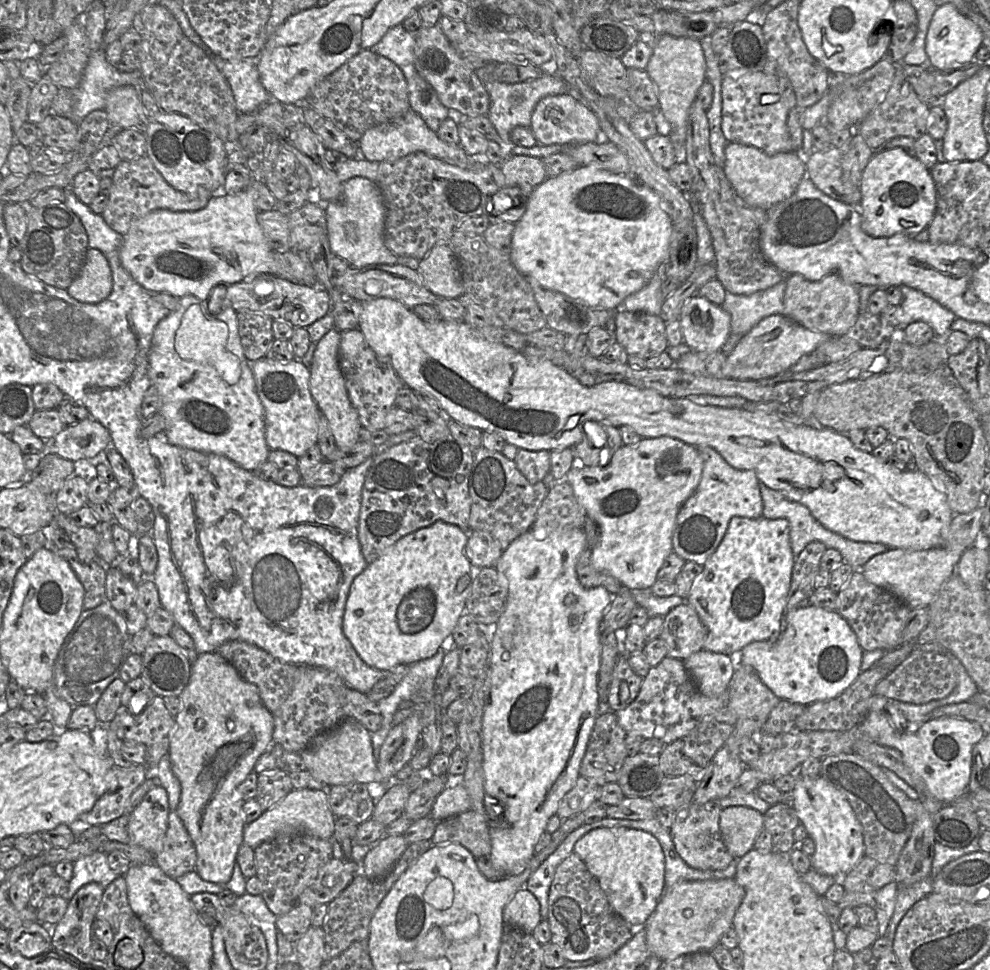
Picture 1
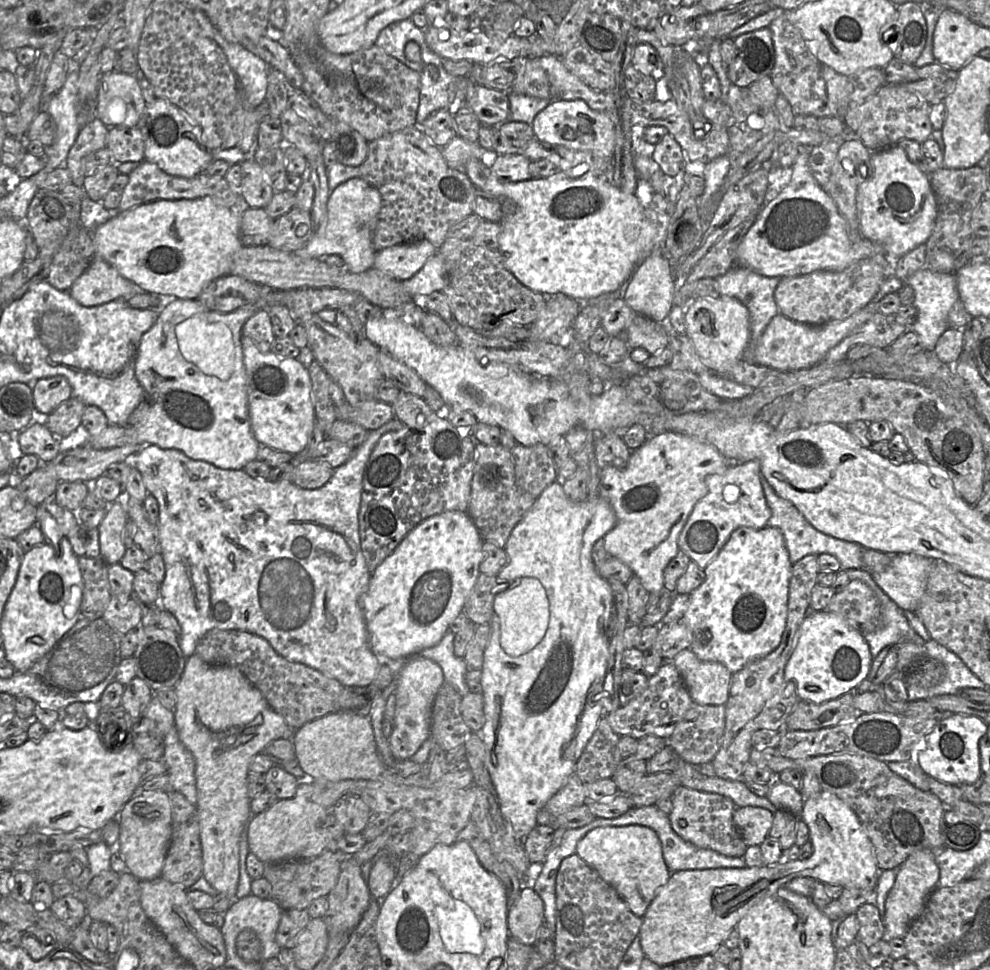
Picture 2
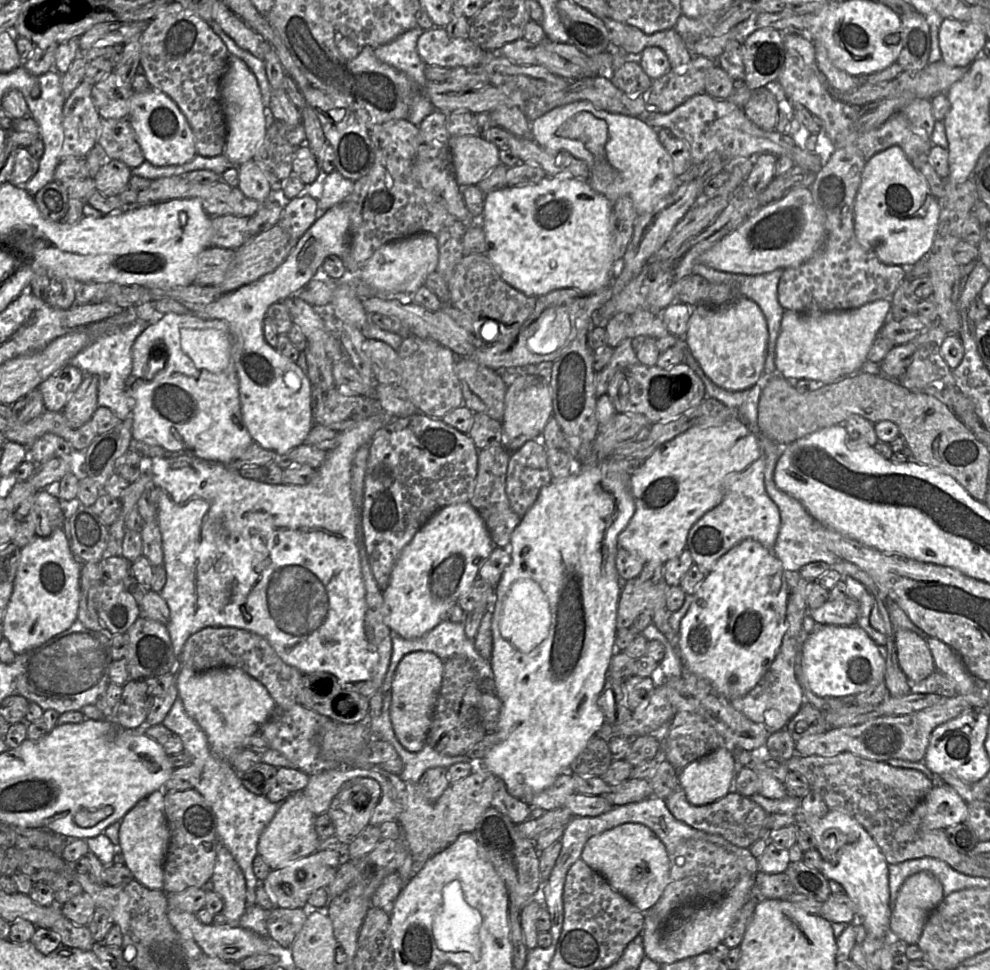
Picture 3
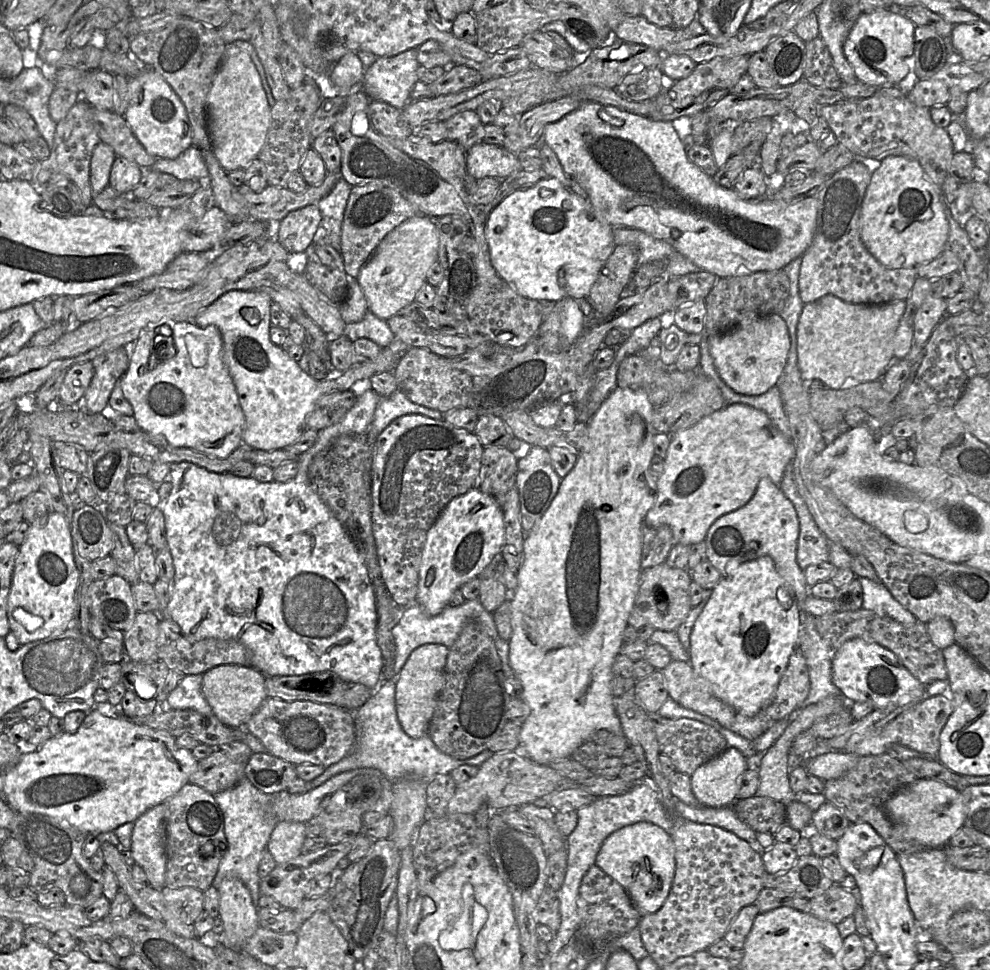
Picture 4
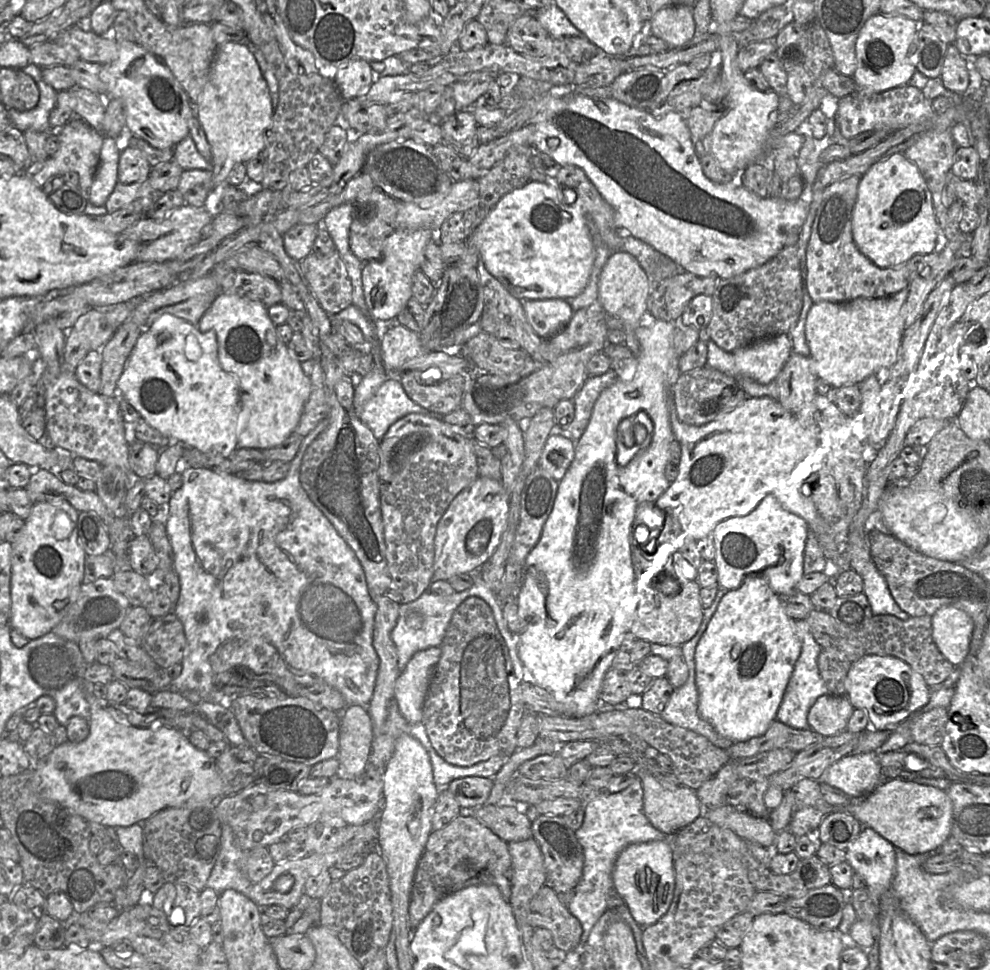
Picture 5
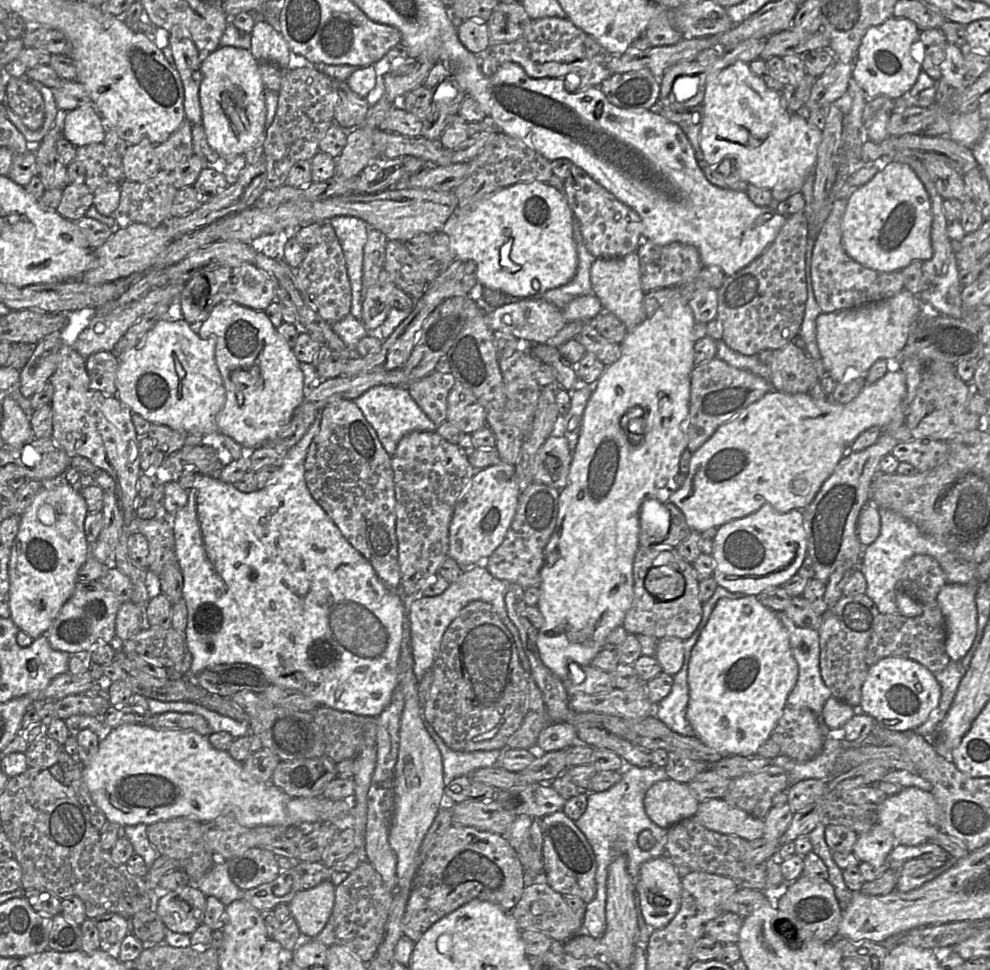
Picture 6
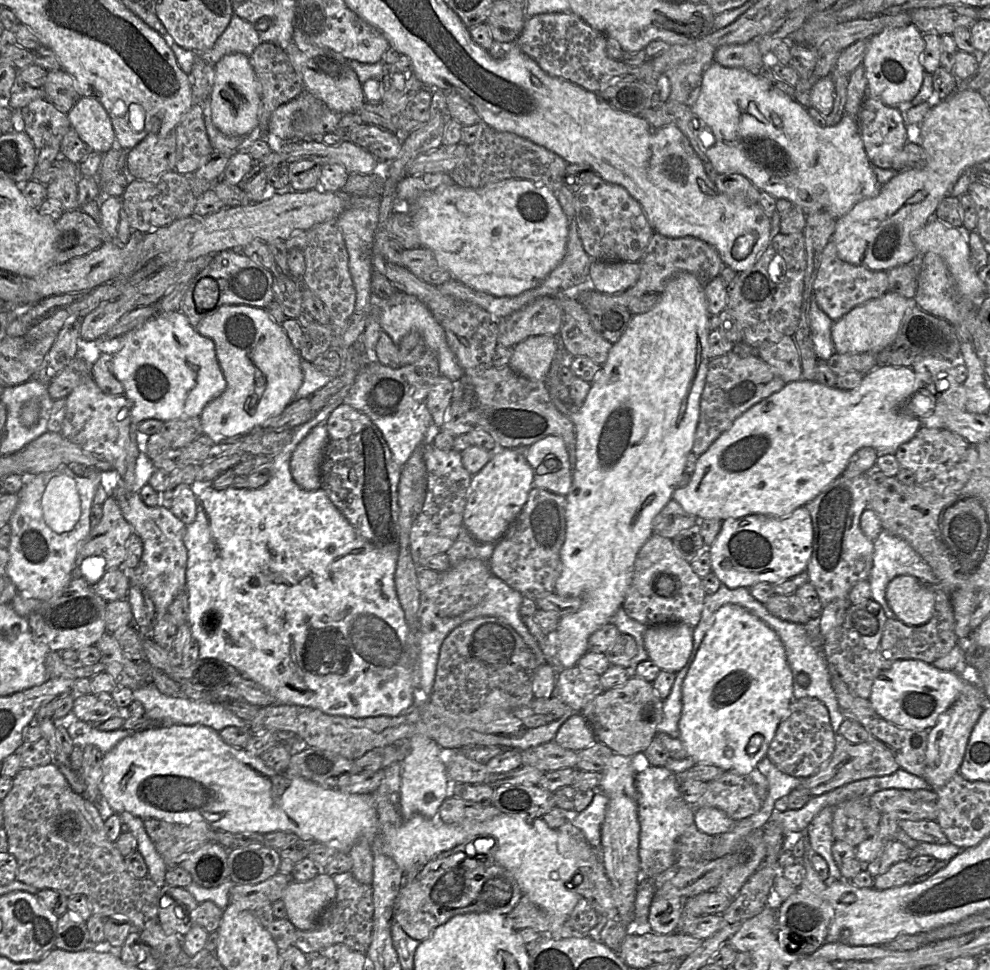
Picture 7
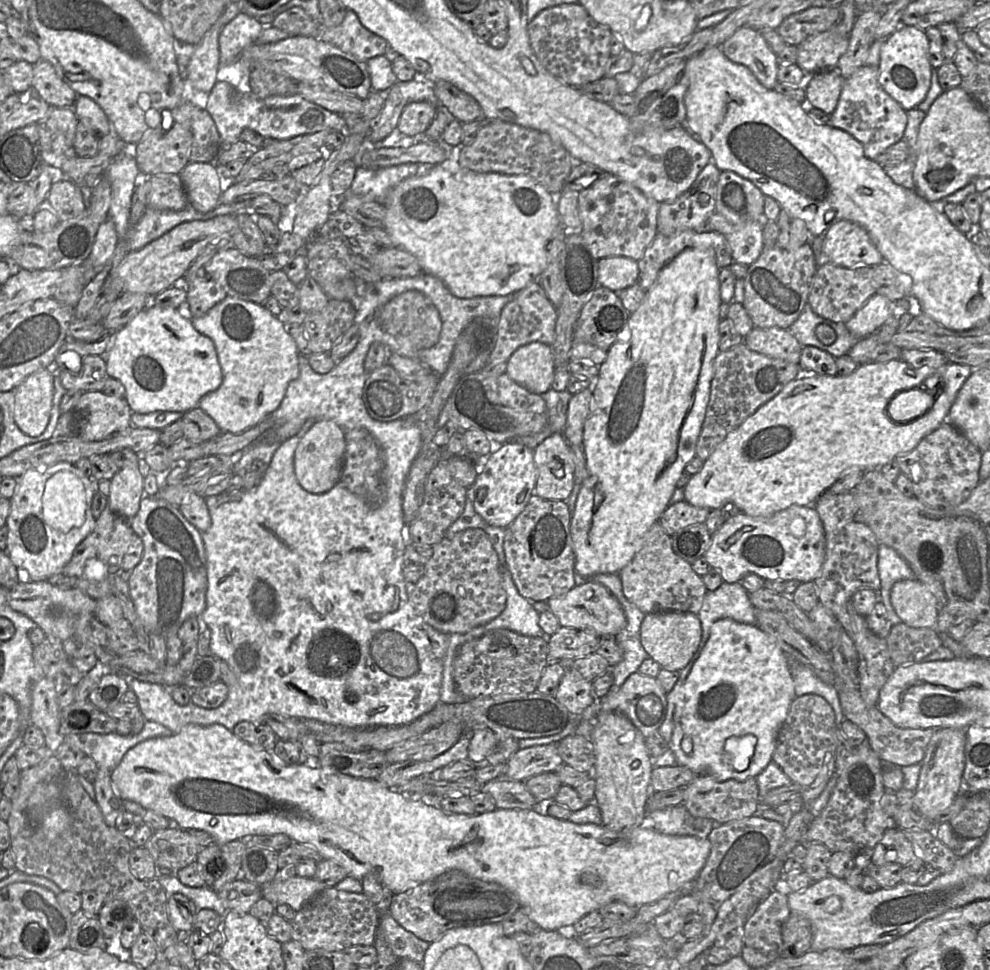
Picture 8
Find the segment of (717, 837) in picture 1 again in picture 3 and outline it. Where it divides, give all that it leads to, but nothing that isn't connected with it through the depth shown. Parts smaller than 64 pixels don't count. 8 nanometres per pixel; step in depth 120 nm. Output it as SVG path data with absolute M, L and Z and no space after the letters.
M678 783L665 802L677 820L692 828L719 835L741 848L748 848L756 840L767 839L769 835L770 830L766 827L766 819L769 814L760 805L737 792L729 792L723 798L710 804L695 806L688 802L683 788Z

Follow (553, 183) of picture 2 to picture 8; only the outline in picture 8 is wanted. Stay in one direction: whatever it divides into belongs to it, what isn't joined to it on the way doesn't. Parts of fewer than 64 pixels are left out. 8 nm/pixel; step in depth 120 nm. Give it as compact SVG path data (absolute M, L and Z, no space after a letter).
M459 147L453 148L453 159L450 159L449 165L433 165L423 173L403 180L392 189L384 205L383 229L390 236L394 247L413 254L417 258L423 273L439 278L454 296L468 299L479 296L513 295L531 282L538 281L538 277L547 267L547 245L560 223L556 195L551 195L542 185L526 175L507 175L494 172L477 173L460 168L457 164L458 149Z

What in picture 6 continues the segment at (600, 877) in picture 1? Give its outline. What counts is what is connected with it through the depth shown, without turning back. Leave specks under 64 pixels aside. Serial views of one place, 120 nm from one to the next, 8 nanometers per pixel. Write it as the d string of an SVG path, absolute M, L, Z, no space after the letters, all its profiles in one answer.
M663 856L649 860L640 867L635 879L644 920L651 929L661 929L679 910L682 883L675 867Z

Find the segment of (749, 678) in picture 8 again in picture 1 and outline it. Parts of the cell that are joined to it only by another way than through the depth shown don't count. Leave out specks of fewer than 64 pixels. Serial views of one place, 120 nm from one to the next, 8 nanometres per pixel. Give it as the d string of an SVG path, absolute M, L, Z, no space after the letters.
M733 517L719 546L702 565L703 571L685 600L694 608L706 629L703 650L734 656L734 659L751 642L776 641L786 627L786 604L795 560L786 519Z

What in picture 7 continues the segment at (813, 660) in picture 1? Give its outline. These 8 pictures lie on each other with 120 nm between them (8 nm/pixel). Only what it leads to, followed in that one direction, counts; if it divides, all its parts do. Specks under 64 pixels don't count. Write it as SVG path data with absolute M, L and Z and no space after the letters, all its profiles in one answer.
M916 659L895 661L888 669L881 670L873 682L868 698L873 709L886 721L907 730L930 729L939 715L949 708L970 684L953 672L940 670L934 665Z

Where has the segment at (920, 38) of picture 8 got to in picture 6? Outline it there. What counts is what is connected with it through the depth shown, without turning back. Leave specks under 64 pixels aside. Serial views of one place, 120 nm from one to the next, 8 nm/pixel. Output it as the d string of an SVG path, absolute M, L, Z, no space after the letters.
M892 16L884 23L870 27L858 50L853 68L853 79L868 98L886 96L897 99L909 93L922 71L924 46L920 42L920 30L910 19Z

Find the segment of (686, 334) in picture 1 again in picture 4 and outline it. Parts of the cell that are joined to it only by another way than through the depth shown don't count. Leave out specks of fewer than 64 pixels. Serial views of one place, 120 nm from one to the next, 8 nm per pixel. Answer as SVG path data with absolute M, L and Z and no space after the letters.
M746 312L727 332L707 336L709 351L722 381L744 395L759 395L777 385L787 364L790 336L786 322L778 314Z

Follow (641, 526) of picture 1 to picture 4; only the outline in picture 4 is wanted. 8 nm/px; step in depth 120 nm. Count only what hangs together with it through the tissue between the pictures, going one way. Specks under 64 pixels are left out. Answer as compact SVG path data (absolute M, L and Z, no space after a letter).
M730 404L730 405L726 405L724 408L722 408L722 409L720 409L718 411L715 411L715 412L711 413L708 416L703 417L700 421L698 421L696 424L694 424L691 427L678 430L678 431L676 431L674 433L665 433L665 434L670 435L670 445L668 447L667 454L666 454L665 461L664 461L664 470L663 470L662 474L660 475L660 477L657 480L657 484L656 484L656 499L655 499L654 505L647 512L647 514L646 514L645 518L644 518L644 524L646 526L650 527L650 528L658 528L658 527L660 527L662 525L669 526L671 528L671 530L672 530L673 537L675 539L675 545L680 543L680 544L683 544L683 545L690 546L692 544L697 544L697 543L700 543L700 542L704 542L704 540L706 538L706 535L707 535L707 532L708 532L709 528L712 526L712 524L717 519L719 519L720 517L722 517L723 515L728 514L730 512L733 512L733 511L741 508L742 506L744 506L753 497L753 495L754 495L754 493L756 491L757 485L758 485L759 481L762 478L769 478L774 484L776 484L776 485L779 486L780 483L781 483L781 481L782 481L782 478L783 478L783 475L784 475L784 472L786 470L787 465L794 458L794 446L793 446L792 442L772 422L772 420L769 418L769 416L764 411L762 411L762 410L758 410L756 408L753 408L751 406L744 405L744 404Z

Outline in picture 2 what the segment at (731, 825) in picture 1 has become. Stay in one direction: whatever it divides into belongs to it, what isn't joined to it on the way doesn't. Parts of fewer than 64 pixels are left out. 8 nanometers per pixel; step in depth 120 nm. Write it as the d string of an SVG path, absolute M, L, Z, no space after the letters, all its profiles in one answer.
M737 807L733 813L733 823L749 846L759 846L768 836L772 826L773 813L760 807Z

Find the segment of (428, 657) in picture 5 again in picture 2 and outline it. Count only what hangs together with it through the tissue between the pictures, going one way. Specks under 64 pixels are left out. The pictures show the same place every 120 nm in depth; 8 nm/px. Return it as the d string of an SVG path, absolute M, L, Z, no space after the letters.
M420 656L410 658L400 673L395 691L394 729L388 740L392 755L399 761L410 759L423 742L429 739L432 704L444 682L443 671L436 662Z

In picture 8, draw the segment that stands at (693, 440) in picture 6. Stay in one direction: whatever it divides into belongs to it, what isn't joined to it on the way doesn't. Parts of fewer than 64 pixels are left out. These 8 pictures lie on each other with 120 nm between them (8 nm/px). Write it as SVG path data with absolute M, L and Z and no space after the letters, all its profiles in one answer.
M745 343L719 352L713 366L709 403L696 446L696 456L703 461L709 458L731 431L795 380L800 371L799 364L759 354L750 350Z

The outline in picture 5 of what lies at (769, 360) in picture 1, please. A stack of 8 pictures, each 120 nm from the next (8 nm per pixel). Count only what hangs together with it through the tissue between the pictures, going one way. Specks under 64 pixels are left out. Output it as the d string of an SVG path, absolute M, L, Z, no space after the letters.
M902 296L891 302L884 303L856 303L856 304L838 304L828 301L822 301L814 303L808 312L806 325L805 325L805 336L806 341L810 349L809 358L813 361L813 370L817 375L818 379L822 379L827 382L832 389L839 389L849 386L859 386L871 375L876 374L876 377L882 385L889 380L889 370L900 358L902 351L902 341L904 338L904 325L908 314L908 309L910 305L910 296Z

